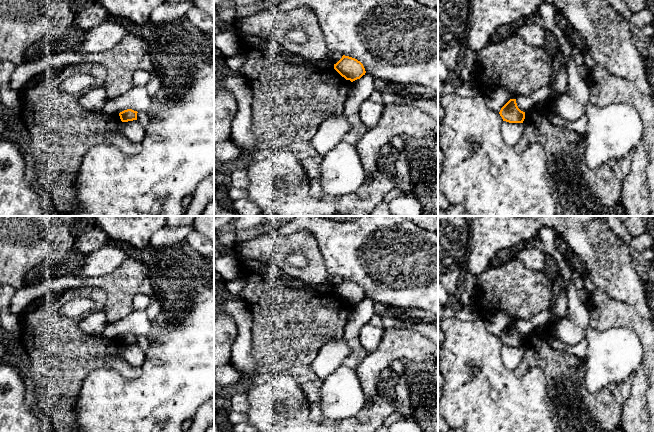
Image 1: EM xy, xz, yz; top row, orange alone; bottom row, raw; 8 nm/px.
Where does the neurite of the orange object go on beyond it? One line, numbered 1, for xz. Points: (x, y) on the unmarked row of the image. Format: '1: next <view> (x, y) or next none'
1: next none

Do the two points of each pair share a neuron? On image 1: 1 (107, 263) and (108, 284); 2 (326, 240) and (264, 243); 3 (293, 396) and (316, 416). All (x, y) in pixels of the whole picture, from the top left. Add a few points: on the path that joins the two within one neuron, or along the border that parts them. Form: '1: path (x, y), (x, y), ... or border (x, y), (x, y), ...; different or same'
1: border (126, 259), (112, 271), (92, 277); different
2: border (295, 231), (308, 231), (314, 237), (324, 262); different
3: border (301, 388), (308, 404), (309, 418), (312, 421); different

